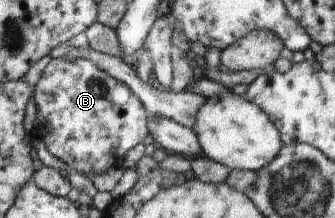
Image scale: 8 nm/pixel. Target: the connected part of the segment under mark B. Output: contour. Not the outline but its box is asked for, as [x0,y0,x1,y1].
[33,59,149,177]

